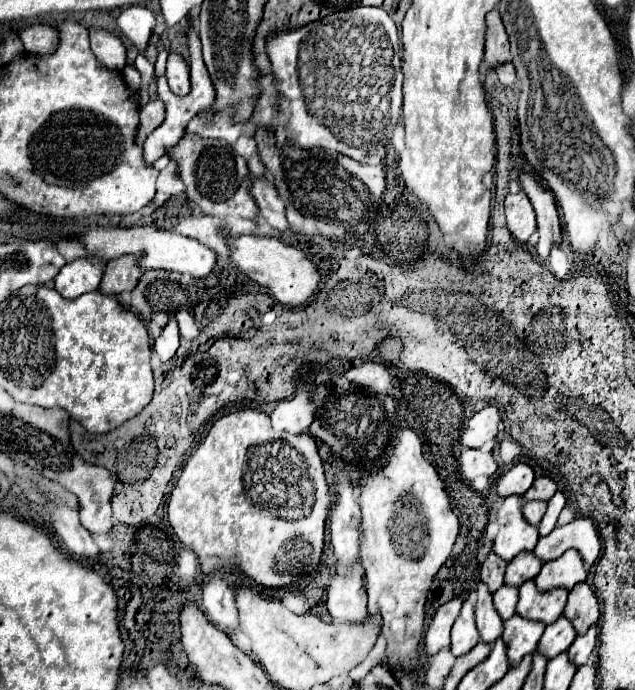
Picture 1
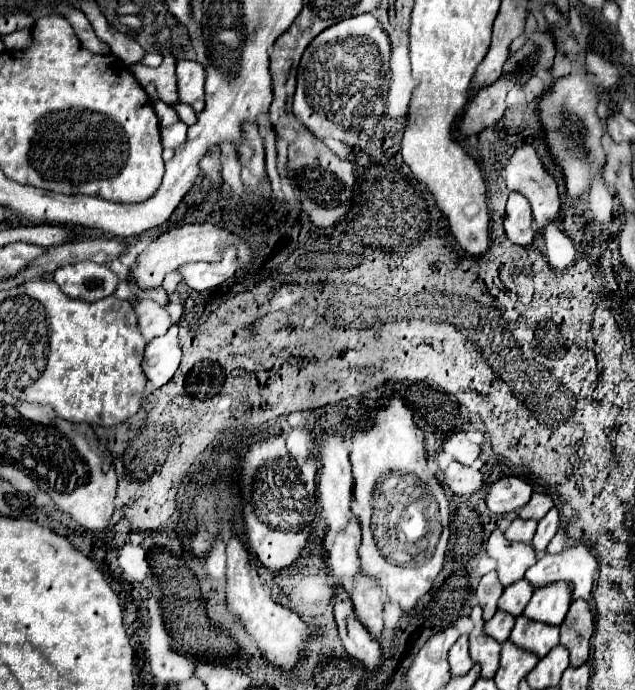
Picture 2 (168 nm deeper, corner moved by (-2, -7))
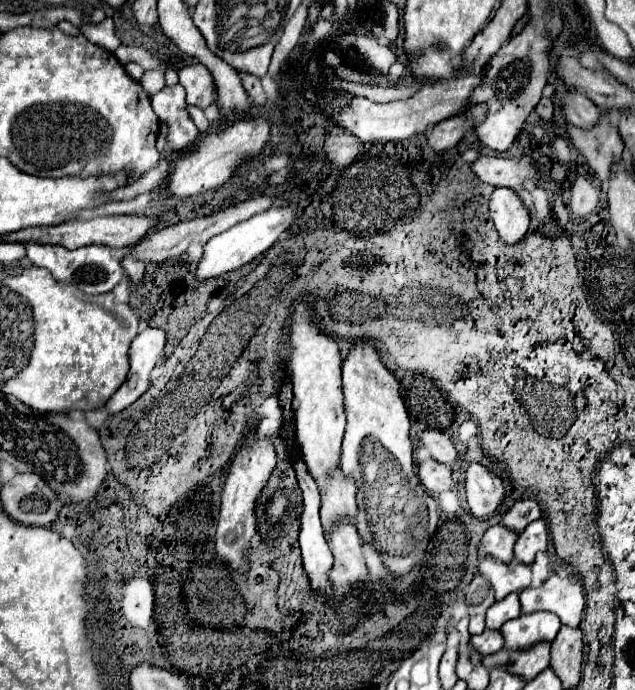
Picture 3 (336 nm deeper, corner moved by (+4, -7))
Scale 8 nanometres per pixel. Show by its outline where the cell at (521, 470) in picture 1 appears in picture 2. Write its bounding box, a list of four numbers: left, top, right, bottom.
[485,477,533,515]

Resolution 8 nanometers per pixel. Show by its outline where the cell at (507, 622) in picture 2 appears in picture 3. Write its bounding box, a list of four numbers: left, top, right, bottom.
[471,629,503,655]

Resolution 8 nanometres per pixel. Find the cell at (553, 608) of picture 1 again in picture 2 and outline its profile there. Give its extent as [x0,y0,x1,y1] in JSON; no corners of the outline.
[509,615,559,657]

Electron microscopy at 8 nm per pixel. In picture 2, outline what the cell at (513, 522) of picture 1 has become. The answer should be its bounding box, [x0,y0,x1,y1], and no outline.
[487,527,537,587]

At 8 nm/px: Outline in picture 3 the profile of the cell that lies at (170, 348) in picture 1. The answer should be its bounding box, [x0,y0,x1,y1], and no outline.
[103,327,165,415]

